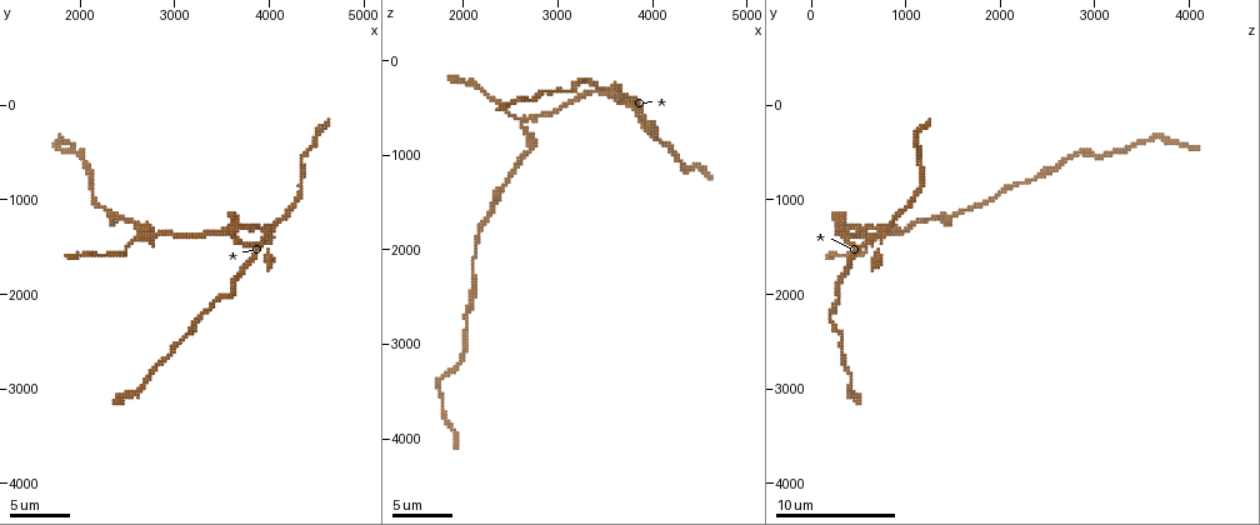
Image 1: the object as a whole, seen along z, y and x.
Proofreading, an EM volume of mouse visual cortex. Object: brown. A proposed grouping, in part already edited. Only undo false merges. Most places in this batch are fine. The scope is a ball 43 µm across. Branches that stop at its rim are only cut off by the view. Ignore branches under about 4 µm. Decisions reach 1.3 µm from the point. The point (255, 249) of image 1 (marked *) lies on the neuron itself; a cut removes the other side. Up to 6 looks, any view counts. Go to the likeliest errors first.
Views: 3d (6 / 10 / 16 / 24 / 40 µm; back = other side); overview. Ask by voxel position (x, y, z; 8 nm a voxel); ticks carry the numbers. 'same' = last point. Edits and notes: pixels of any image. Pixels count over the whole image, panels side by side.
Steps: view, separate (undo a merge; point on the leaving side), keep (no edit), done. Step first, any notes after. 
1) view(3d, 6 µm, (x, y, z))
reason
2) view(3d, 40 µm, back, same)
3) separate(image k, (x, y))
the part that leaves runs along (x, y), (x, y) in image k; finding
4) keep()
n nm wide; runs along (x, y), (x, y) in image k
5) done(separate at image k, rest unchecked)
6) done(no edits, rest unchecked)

view(3d, 6 µm, (2600, 1400, 620))
three arms meet

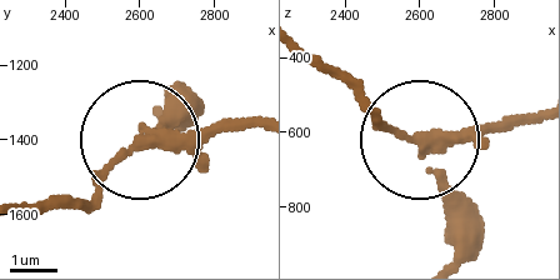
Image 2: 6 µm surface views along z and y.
separate(image 2, (165, 118))
220 nm wide; two neurons meet here

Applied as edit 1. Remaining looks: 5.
view(3d, 10 µm, (3940, 1340, 680))
three-way junction

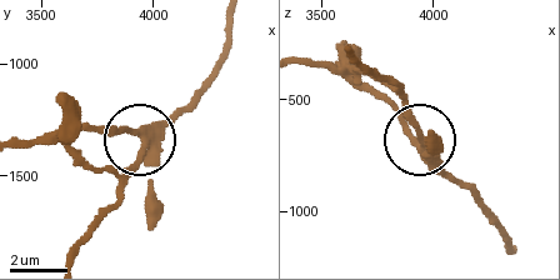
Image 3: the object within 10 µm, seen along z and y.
keep()
side arm 13 µm; 3 arms; continuous, no second neuron

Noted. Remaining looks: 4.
done(separate at image 2, rest unchecked)

